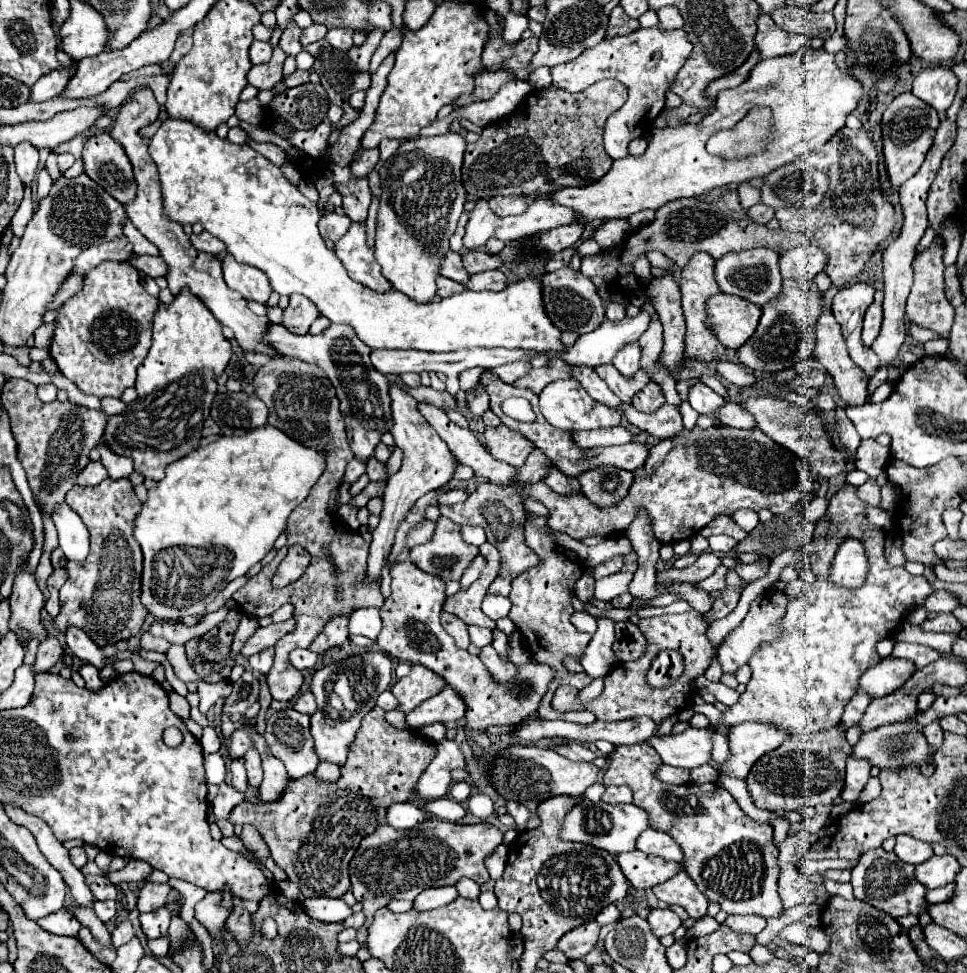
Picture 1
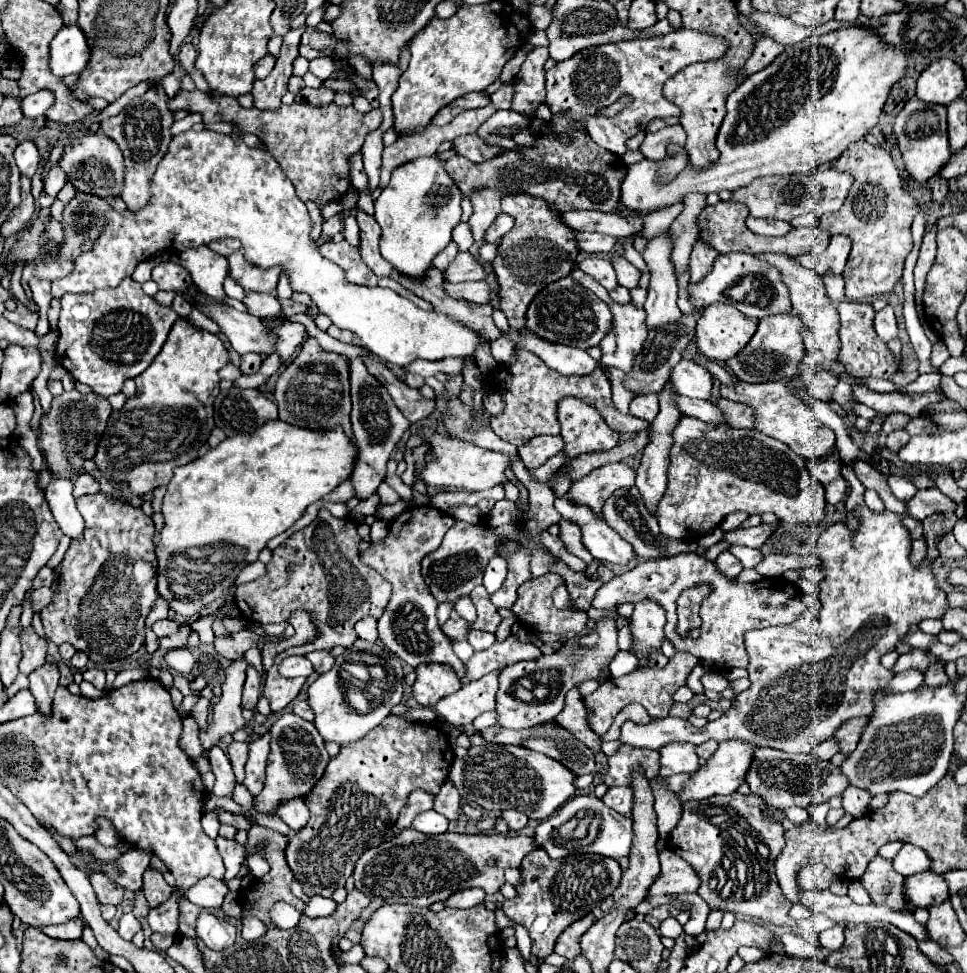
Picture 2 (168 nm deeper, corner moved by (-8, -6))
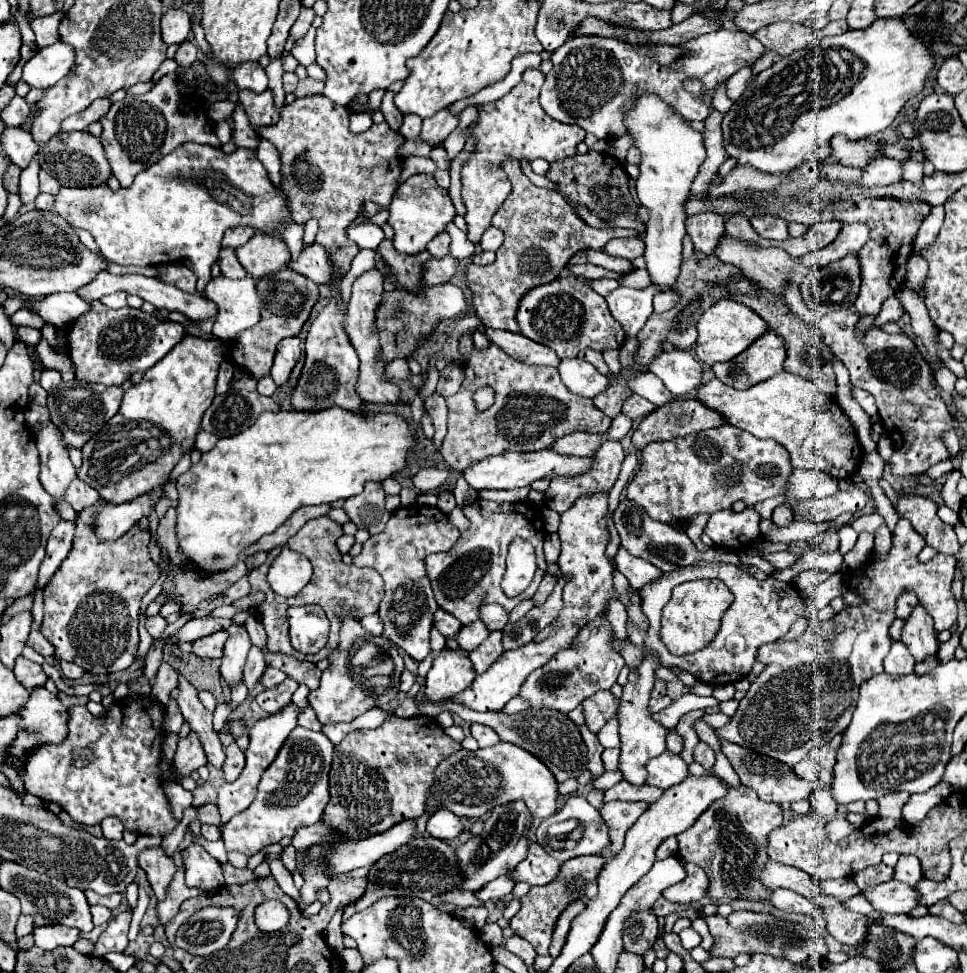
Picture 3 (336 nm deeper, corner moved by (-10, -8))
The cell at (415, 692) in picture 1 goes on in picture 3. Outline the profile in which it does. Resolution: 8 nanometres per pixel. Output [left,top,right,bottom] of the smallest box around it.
[426,649,474,703]

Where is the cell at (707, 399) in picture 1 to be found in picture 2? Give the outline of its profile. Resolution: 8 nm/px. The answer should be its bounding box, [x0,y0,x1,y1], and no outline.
[670,359,712,401]

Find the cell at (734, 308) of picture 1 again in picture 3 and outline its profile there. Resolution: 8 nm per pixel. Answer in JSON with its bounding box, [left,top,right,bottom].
[696,299,768,367]

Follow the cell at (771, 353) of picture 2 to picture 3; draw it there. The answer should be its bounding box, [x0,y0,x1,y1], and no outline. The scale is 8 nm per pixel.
[712,329,786,389]

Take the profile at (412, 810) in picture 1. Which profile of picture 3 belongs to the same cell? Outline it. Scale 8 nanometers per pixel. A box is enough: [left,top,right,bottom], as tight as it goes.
[426,809,464,841]

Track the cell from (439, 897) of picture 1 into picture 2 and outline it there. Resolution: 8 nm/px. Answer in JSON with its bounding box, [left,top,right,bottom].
[444,889,486,909]

